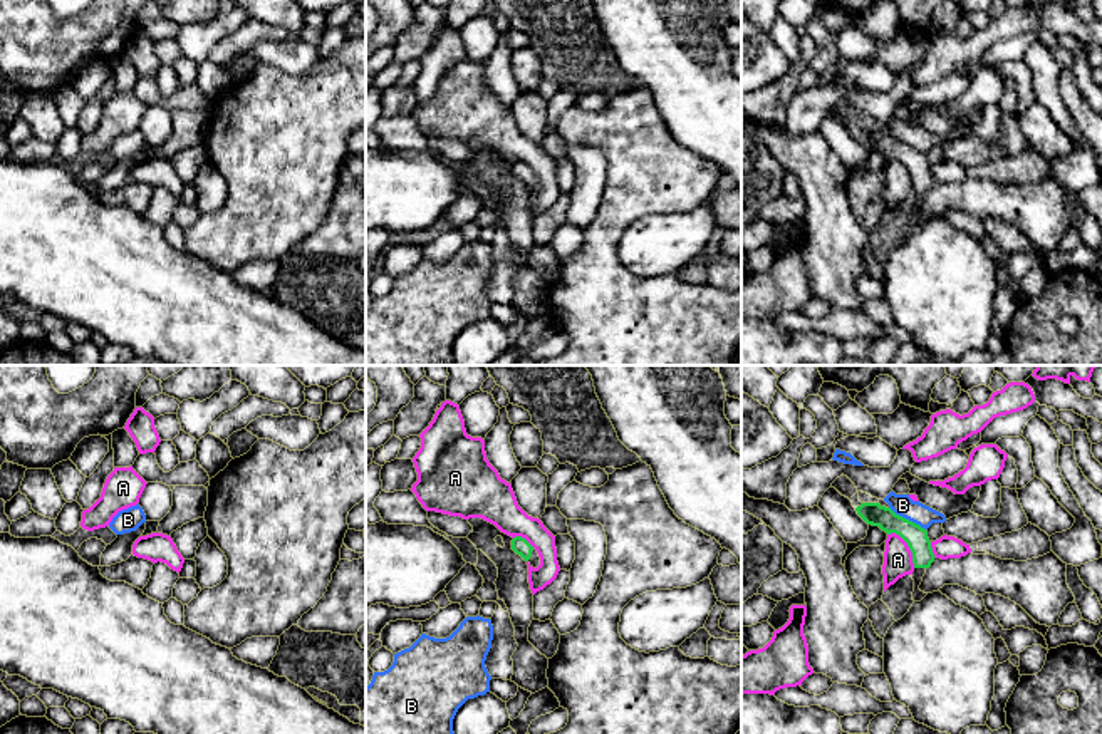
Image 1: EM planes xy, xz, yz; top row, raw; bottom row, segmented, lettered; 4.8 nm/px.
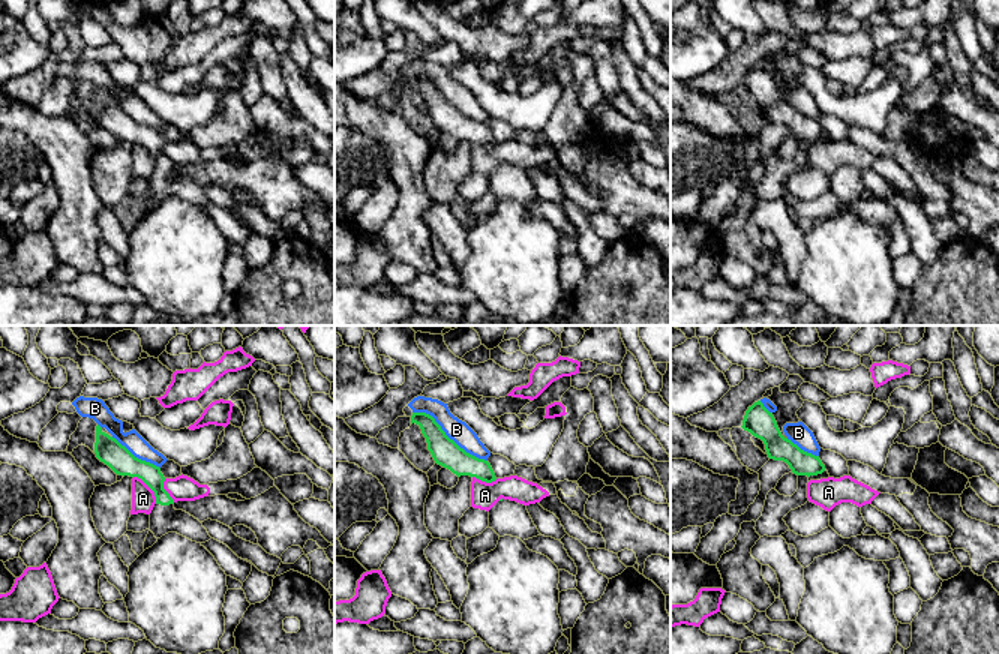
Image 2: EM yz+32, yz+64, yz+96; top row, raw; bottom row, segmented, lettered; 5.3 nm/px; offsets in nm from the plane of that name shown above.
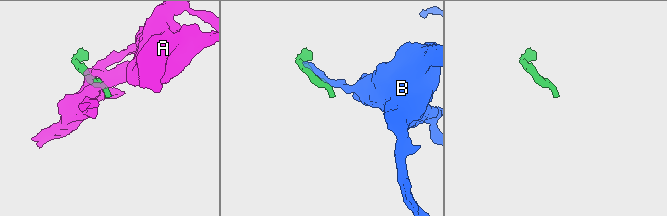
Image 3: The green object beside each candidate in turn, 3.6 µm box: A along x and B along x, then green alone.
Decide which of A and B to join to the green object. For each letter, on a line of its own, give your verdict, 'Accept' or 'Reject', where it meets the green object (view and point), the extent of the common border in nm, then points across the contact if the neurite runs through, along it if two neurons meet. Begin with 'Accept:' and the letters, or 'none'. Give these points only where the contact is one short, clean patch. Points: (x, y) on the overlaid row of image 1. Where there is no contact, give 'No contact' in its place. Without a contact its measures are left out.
Accept: none
A: Reject. Touches green at yz (908, 545). Shared border 220 nm. Boundary: yz (888, 533), (896, 533), (906, 543), (914, 567)
B: Reject. Touches green at yz (908, 520). Shared border 200 nm

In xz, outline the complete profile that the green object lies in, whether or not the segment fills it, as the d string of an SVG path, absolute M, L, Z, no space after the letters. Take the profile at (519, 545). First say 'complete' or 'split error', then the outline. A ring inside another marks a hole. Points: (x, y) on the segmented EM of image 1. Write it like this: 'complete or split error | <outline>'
split error | M522 536L512 540L512 550L520 555L530 566L537 568L540 565L540 556L537 550Z

